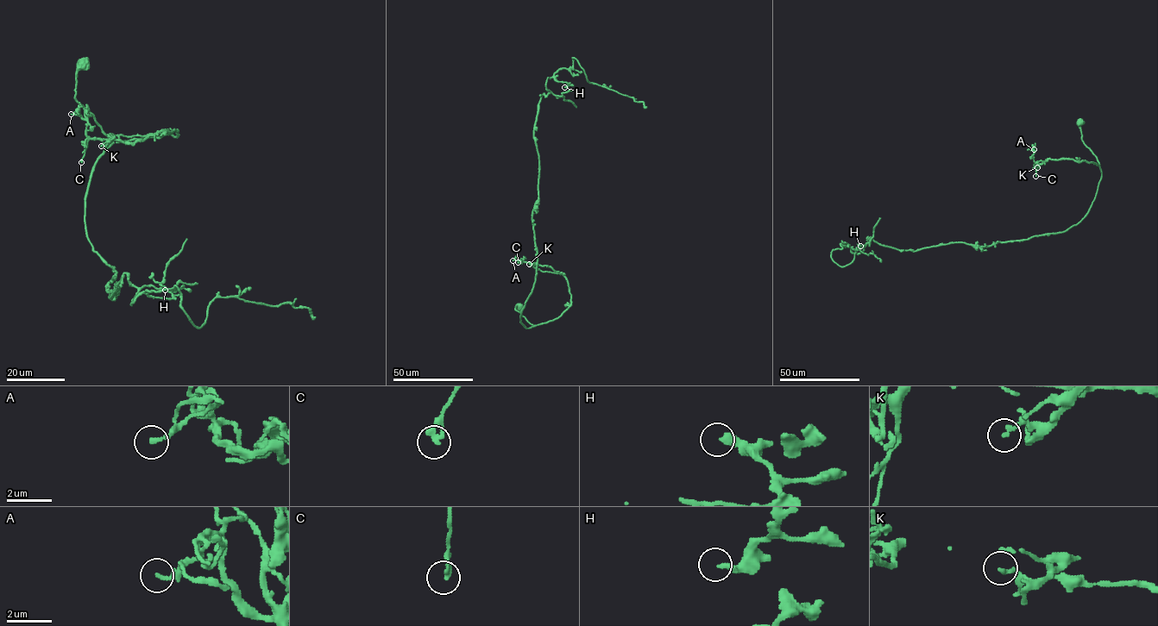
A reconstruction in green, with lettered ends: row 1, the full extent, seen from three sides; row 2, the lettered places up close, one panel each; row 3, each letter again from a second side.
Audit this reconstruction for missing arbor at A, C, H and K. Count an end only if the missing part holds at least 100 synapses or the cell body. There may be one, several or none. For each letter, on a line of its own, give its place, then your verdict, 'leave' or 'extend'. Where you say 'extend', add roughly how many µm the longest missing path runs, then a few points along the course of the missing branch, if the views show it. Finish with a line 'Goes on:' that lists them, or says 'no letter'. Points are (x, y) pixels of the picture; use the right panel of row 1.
A: place (1034, 149); leave
C: place (1035, 176); leave
H: place (860, 246); leave
K: place (1037, 167); leave
Goes on: no letter

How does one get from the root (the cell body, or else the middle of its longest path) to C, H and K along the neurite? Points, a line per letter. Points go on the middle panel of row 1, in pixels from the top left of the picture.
C: (519, 307), (515, 309), (536, 325), (556, 319), (570, 304), (571, 294), (567, 278), (550, 267), (518, 262)
H: (519, 307), (534, 326), (520, 318), (538, 260), (534, 127), (547, 78), (564, 87)
K: (519, 307), (515, 309), (536, 325), (556, 319), (570, 304), (568, 283), (562, 274), (547, 266), (529, 264)

